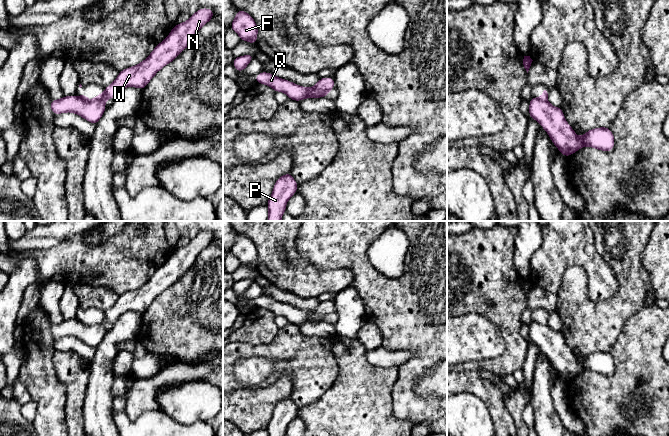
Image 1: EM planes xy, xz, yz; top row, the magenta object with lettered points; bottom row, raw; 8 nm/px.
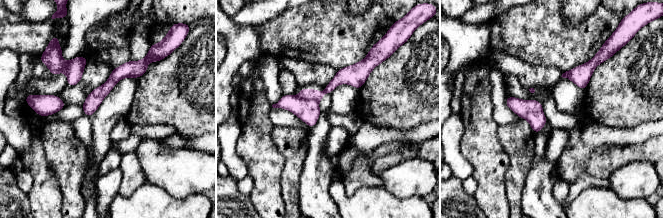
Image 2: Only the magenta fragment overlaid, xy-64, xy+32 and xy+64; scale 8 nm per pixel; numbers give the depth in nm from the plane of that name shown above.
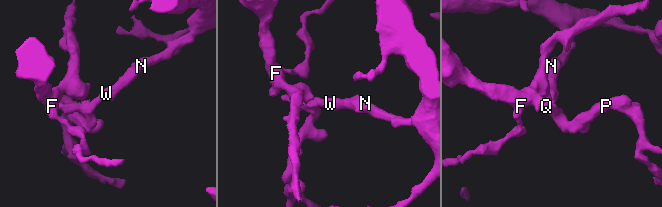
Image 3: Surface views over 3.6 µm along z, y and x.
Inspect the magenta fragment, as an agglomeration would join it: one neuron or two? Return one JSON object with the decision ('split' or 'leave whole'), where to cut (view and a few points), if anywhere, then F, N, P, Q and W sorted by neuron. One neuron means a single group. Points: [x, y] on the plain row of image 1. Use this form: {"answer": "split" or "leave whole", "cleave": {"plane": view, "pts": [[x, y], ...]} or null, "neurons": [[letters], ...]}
{"answer": "split", "cleave": {"plane": "xy", "pts": [[106, 322], [105, 324], [93, 324]]}, "neurons": [["F"], ["N", "P", "Q", "W"]]}

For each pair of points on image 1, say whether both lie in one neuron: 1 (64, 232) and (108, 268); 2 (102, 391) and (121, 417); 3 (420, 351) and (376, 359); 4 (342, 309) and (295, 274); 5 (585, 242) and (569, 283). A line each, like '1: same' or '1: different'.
1: different
2: different
3: different
4: different
5: different

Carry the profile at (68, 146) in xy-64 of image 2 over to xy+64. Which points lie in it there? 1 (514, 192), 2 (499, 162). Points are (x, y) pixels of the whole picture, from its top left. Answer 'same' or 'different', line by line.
1: same
2: different

